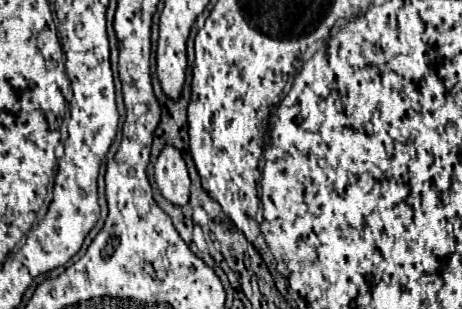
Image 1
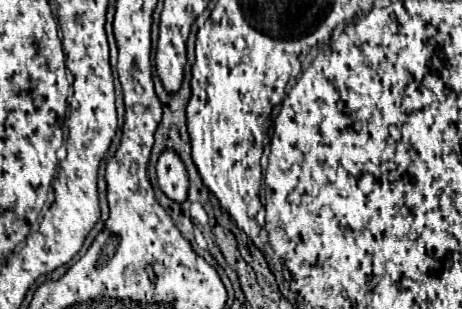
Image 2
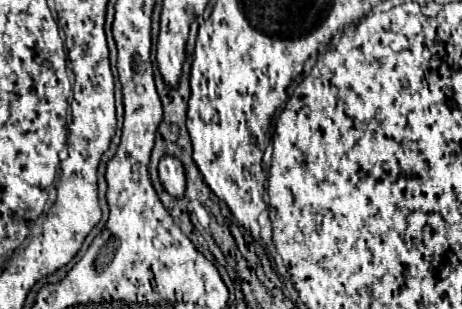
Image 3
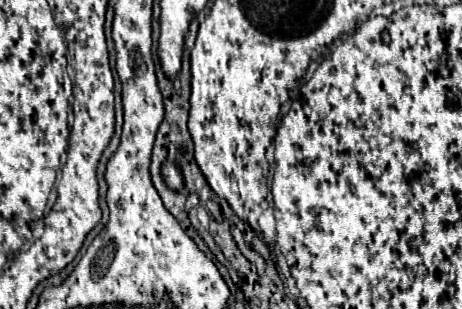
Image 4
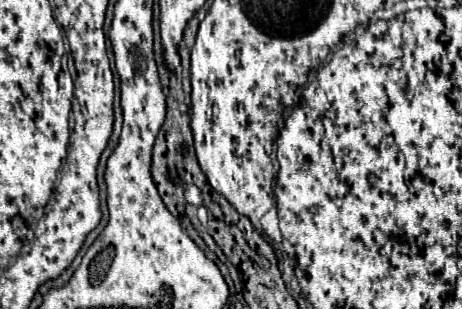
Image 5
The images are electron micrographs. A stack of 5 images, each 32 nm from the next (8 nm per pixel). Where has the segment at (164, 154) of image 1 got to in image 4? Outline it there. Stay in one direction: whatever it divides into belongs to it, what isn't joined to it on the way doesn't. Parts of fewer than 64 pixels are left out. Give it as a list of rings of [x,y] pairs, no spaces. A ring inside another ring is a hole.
[[[166,162],[166,164],[162,166],[162,172],[164,172],[164,178],[166,178],[166,182],[168,182],[168,186],[170,186],[172,190],[180,190],[180,188],[184,186],[182,172],[180,172],[180,168],[178,168],[176,164]]]

